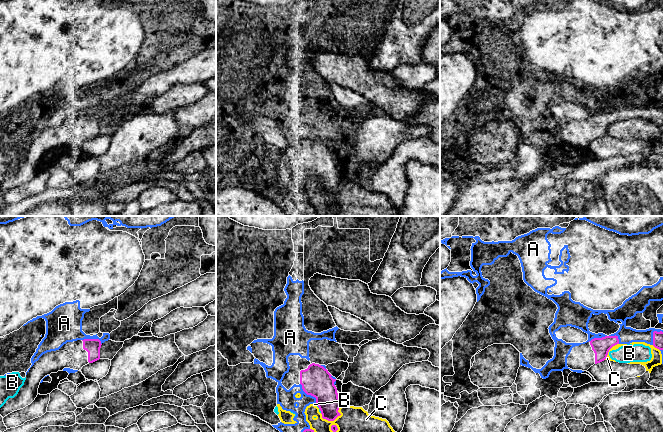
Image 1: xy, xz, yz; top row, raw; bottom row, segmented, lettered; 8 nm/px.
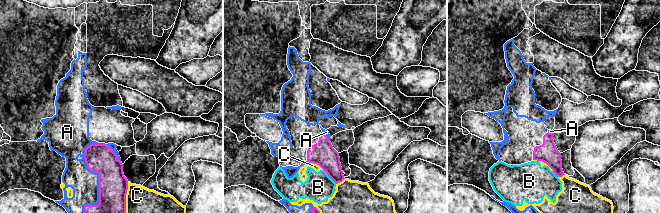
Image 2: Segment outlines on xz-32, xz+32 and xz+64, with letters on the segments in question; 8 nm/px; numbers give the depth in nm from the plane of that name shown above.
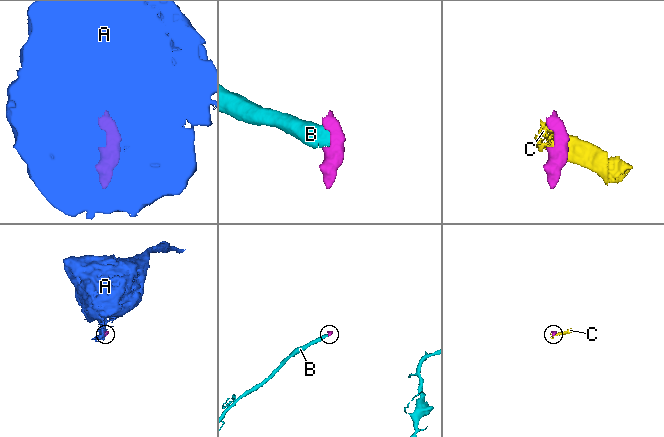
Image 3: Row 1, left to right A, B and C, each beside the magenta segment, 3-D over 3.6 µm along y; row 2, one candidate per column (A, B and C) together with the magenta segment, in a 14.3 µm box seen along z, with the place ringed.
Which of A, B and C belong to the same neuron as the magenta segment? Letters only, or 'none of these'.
none of these

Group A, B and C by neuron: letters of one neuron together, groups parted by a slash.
A / B C

